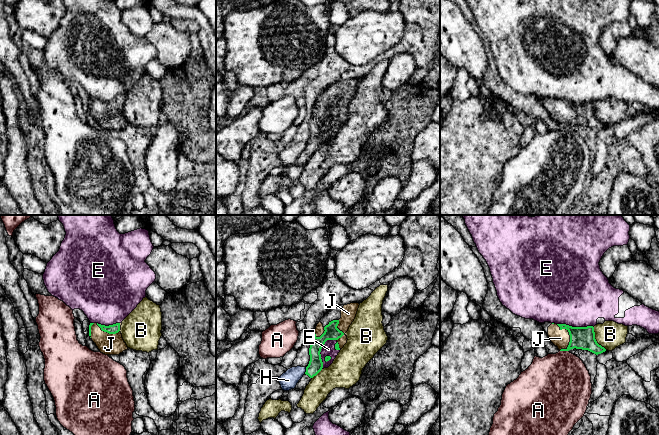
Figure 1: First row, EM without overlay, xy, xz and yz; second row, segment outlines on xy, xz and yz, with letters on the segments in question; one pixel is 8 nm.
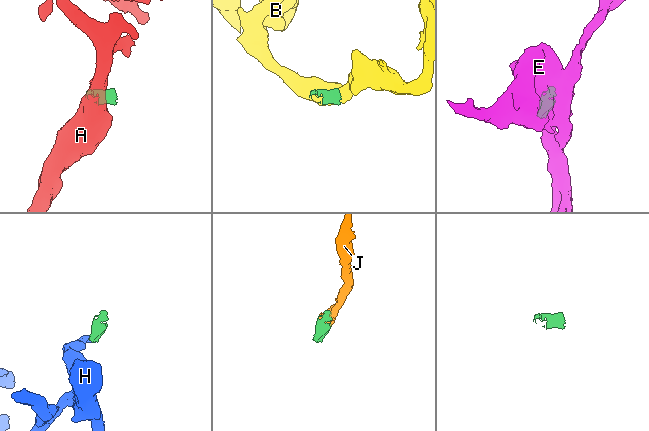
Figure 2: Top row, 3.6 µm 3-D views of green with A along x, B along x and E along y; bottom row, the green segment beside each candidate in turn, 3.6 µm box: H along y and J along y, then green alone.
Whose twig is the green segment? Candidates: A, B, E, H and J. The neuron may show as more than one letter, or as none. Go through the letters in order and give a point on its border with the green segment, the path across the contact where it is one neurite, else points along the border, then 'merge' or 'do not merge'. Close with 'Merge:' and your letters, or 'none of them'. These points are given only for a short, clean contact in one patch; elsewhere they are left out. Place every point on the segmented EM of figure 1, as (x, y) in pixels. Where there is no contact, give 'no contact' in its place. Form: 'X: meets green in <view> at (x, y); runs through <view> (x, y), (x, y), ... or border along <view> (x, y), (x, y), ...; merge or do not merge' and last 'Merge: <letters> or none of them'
A: meets green in yz at (564, 350); border along yz (560, 350), (568, 351); do not merge
B: meets green in yz at (595, 339); border along yz (593, 327), (595, 340), (606, 349); do not merge
E: meets green in xz at (320, 350); border along xz (336, 339), (328, 339), (323, 345), (320, 352), (321, 368); do not merge
H: meets green in xz at (306, 370); border along xz (306, 367), (304, 373); do not merge
J: meets green in yz at (569, 334); runs through yz (583, 338), (569, 334), (560, 338); merge
Merge: J

